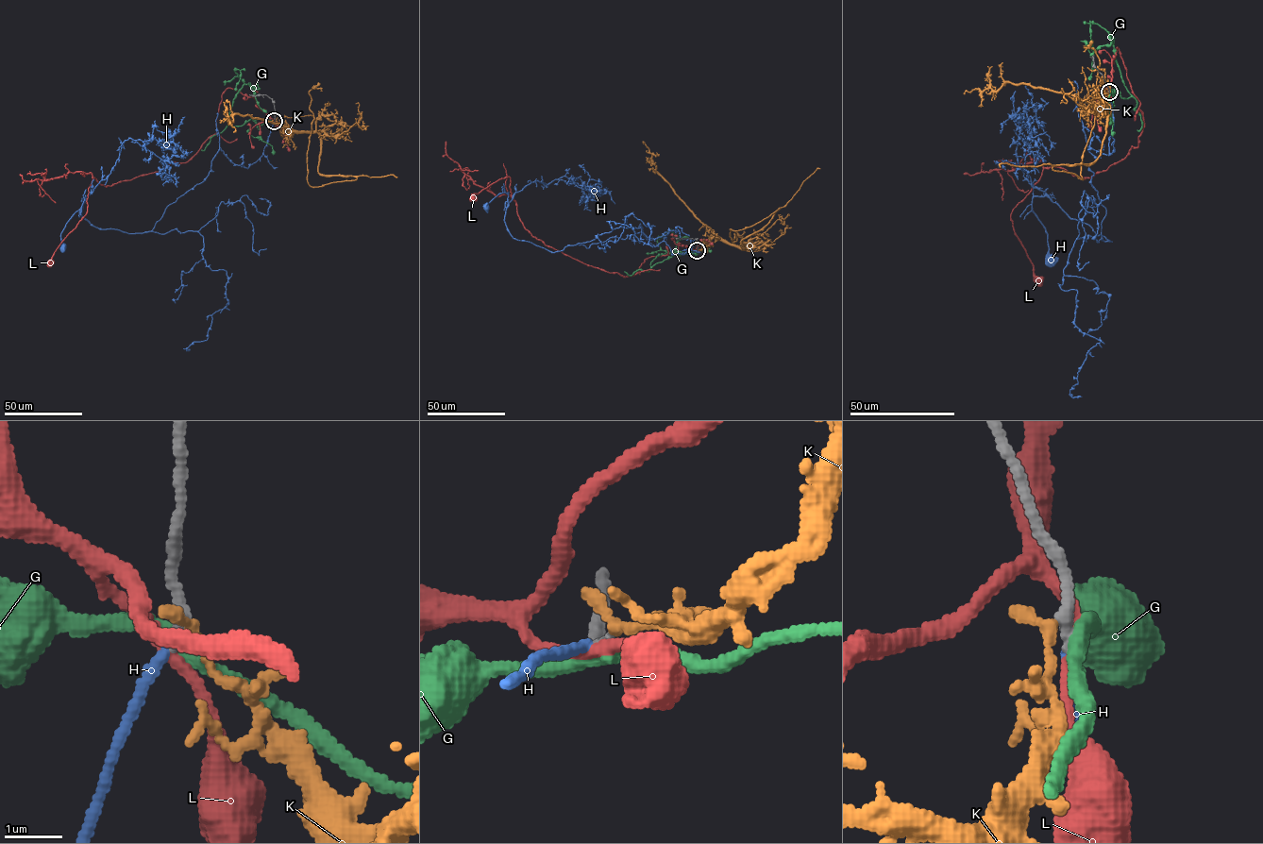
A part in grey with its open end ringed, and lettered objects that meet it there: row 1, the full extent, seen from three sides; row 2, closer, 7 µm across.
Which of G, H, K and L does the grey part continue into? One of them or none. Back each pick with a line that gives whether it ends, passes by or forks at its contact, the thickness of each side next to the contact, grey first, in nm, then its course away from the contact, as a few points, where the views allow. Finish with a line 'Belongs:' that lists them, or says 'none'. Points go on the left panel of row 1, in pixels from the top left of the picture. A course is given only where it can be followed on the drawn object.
H: it ends; calibres 200 and 160 nm; course (274, 121), (255, 162), (235, 165), (219, 148), (207, 177), (151, 230), (93, 227), (85, 198), (63, 248)
Belongs: H

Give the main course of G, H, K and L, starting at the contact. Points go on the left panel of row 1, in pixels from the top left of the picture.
G: (275, 121), (257, 125), (250, 119), (230, 126), (227, 116), (244, 83), (234, 71), (238, 69), (235, 90)
H: (274, 121), (255, 162), (235, 165), (219, 148), (207, 177), (151, 230), (93, 227), (85, 198), (63, 248)
K: (275, 121), (285, 132), (320, 136), (318, 172), (356, 179), (308, 182), (313, 118), (309, 92), (321, 91)
L: (274, 121), (254, 97), (227, 88), (216, 132), (187, 161), (112, 185), (92, 178), (86, 215), (50, 262)

